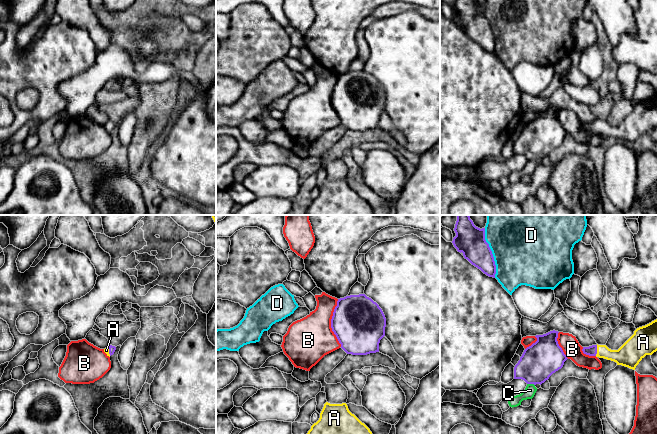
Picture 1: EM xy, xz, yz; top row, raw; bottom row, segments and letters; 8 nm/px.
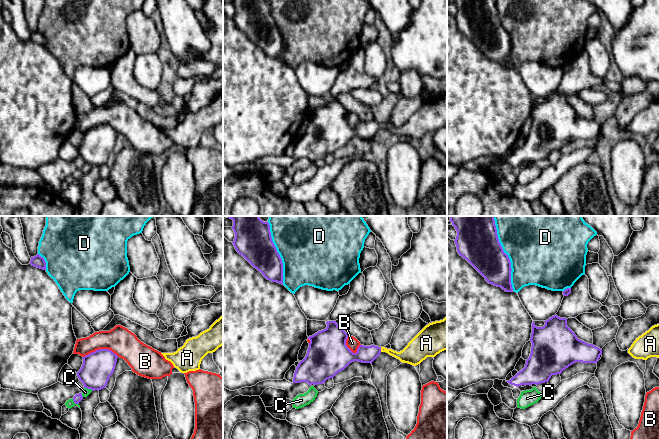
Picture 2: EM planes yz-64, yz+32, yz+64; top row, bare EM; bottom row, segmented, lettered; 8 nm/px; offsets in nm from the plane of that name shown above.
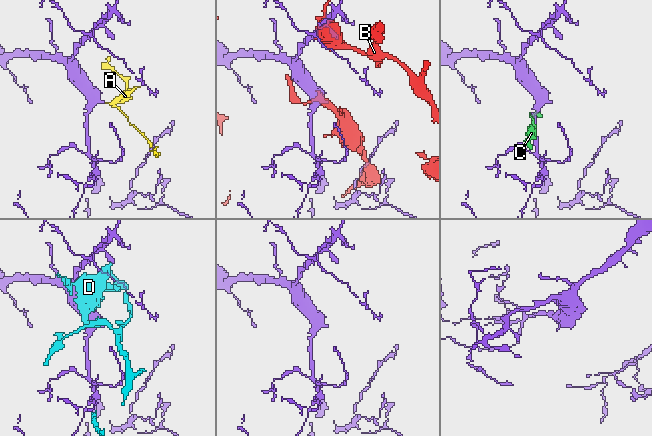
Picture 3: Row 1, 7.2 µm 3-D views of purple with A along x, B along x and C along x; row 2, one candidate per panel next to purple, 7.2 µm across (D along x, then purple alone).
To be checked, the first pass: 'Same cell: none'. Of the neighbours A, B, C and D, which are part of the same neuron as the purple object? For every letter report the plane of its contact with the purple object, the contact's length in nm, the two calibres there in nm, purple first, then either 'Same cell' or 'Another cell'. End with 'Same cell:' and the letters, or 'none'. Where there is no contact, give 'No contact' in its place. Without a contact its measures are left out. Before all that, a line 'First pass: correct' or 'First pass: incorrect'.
First pass: incorrect
A: Touches purple in yz. Shared border 90 nm. Thickness 80 nm (purple) against 170 nm. Same cell
B: Touches purple in xz. Shared border 380 nm. Thickness 420 nm (purple) against 360 nm. Another cell
C: Touches purple in yz. Shared border 70 nm. Thickness 300 nm (purple) against 90 nm. Another cell
D: Touches purple in yz. Shared border 400 nm. Thickness 240 nm (purple) against 460 nm. Another cell
Same cell: A

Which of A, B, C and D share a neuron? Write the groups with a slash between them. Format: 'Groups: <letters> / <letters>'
Groups: A / B / C / D

